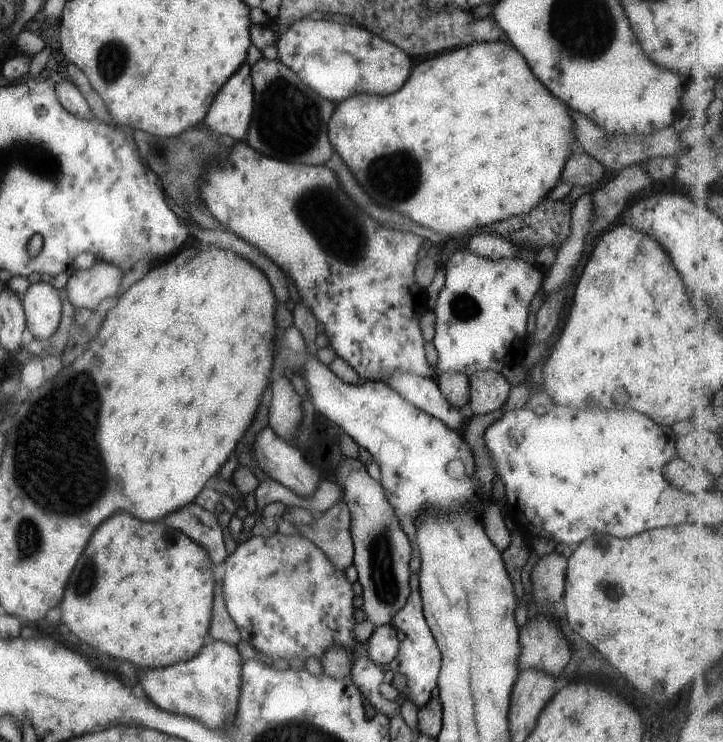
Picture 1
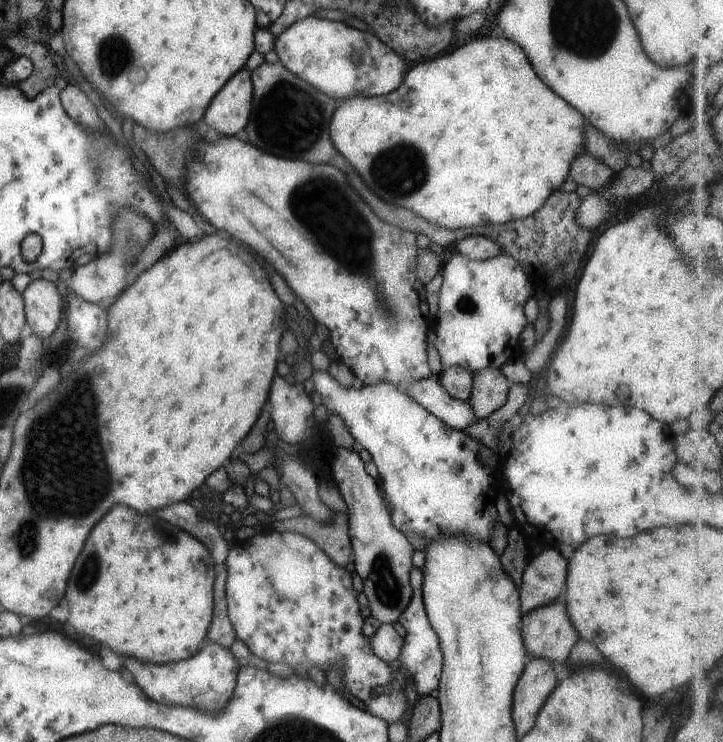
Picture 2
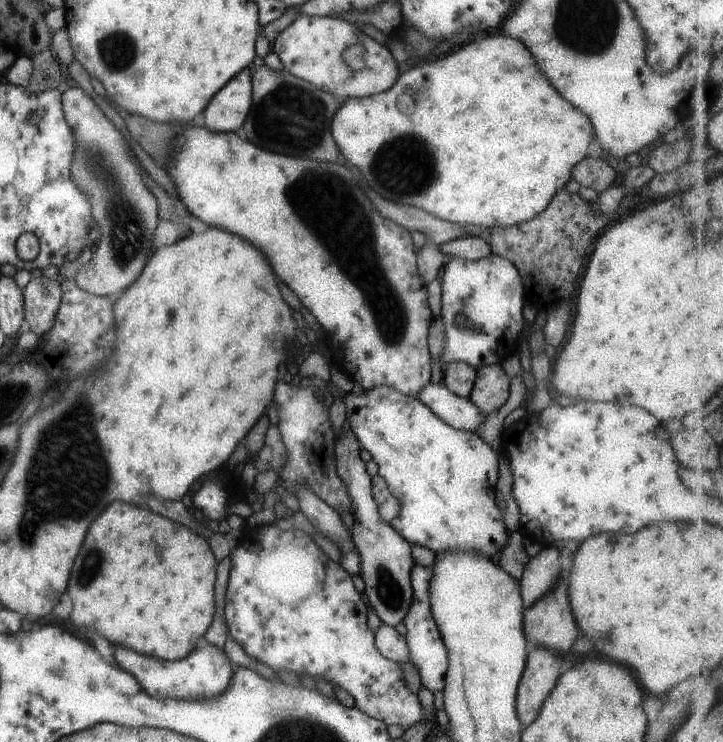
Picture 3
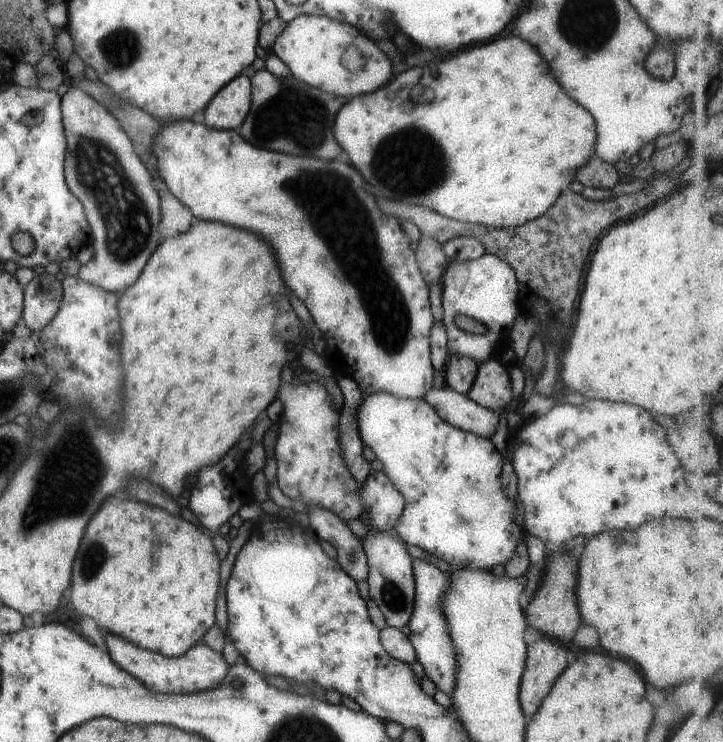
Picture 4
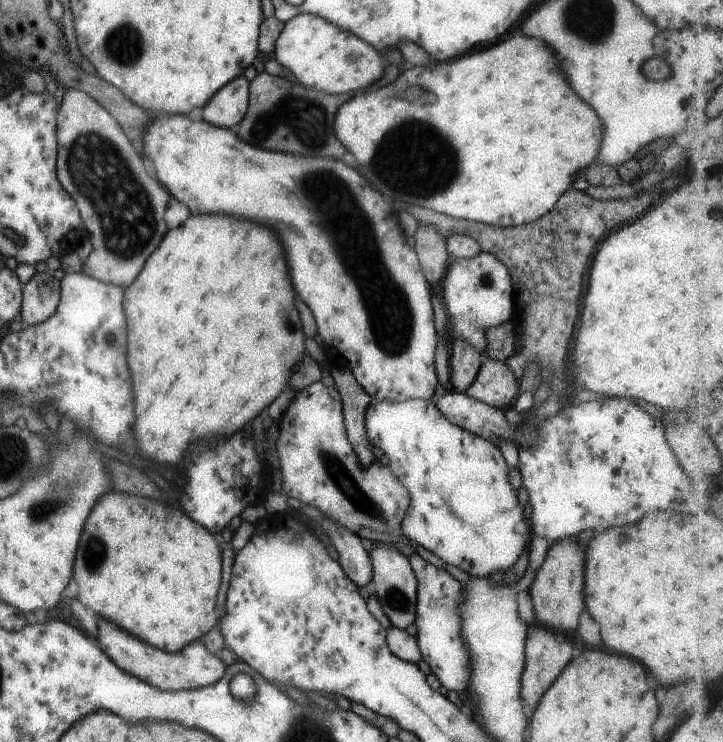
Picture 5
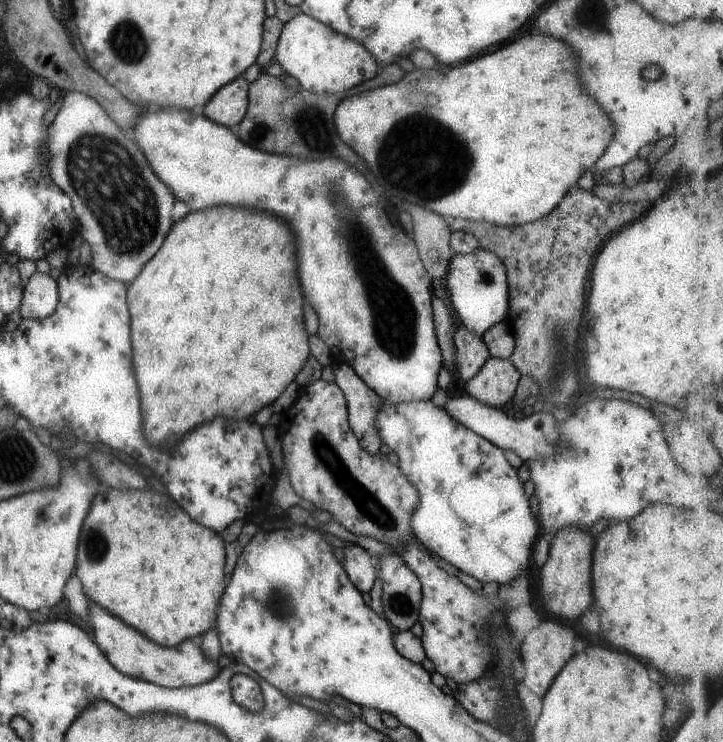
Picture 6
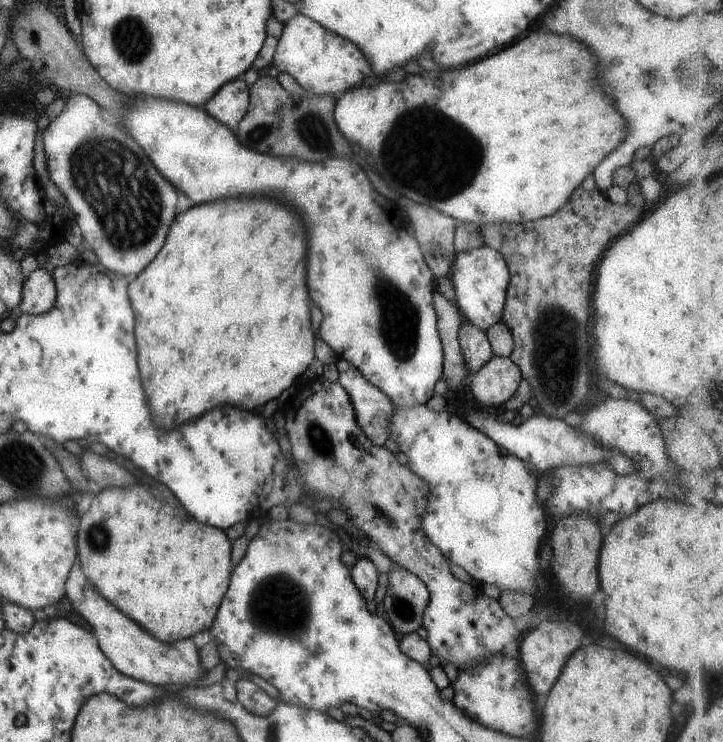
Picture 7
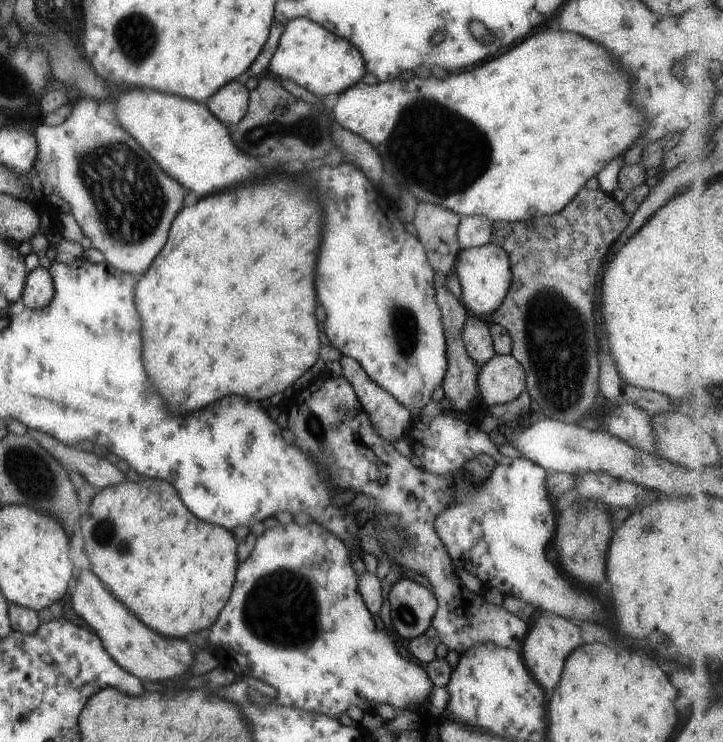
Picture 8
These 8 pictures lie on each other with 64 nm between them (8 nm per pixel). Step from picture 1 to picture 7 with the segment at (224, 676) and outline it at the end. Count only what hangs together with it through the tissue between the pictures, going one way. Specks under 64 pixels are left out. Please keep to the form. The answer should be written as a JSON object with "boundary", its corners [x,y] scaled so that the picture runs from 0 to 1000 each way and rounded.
{"boundary":[[[122,784],[115,792],[115,807],[105,815],[105,823],[127,844],[141,879],[155,889],[155,895],[169,908],[219,923],[254,922],[254,919],[270,918],[288,907],[281,903],[275,873],[266,864],[266,858],[237,867],[219,863],[201,846],[194,846],[185,836],[180,836],[174,827],[163,825],[163,819],[155,817],[149,809],[141,809],[141,803],[133,798],[133,792]]]}

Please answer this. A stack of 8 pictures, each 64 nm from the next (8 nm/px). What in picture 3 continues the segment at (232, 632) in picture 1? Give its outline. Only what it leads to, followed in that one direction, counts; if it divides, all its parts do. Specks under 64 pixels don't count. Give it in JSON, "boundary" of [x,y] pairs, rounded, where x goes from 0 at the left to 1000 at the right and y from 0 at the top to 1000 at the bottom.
{"boundary":[[[318,748],[302,760],[300,780],[299,780],[299,827],[296,827],[296,841],[288,846],[285,852],[285,865],[292,869],[308,875],[313,860],[315,860],[317,848],[307,830],[311,827],[314,787],[317,783],[317,774],[320,767]]]}

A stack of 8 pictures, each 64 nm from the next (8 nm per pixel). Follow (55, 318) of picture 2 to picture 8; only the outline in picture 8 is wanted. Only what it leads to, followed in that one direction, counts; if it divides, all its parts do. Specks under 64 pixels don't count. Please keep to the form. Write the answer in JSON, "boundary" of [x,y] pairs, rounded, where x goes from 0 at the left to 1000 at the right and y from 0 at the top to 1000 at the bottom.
{"boundary":[[[53,357],[37,369],[30,395],[33,412],[43,416],[61,415],[75,402],[76,385],[71,367]]]}

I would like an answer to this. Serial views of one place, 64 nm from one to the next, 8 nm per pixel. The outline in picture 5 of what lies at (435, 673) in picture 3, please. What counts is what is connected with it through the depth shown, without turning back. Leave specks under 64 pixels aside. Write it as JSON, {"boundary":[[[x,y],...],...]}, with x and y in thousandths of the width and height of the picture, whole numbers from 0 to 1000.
{"boundary":[[[578,745],[564,751],[578,783],[577,829],[574,833],[578,854],[577,863],[584,888],[595,898],[606,916],[620,930],[639,933],[650,916],[650,884],[636,860],[636,833],[633,833],[633,811],[642,809],[642,795],[633,782],[628,782],[620,771],[603,765],[600,760],[586,755]]]}

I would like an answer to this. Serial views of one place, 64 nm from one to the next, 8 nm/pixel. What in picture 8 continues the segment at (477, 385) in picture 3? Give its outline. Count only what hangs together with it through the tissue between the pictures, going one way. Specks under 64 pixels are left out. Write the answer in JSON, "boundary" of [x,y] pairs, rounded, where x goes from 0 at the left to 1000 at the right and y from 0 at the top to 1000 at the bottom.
{"boundary":[[[686,476],[665,493],[661,520],[663,536],[672,547],[714,539],[729,526],[726,496],[707,477]]]}

